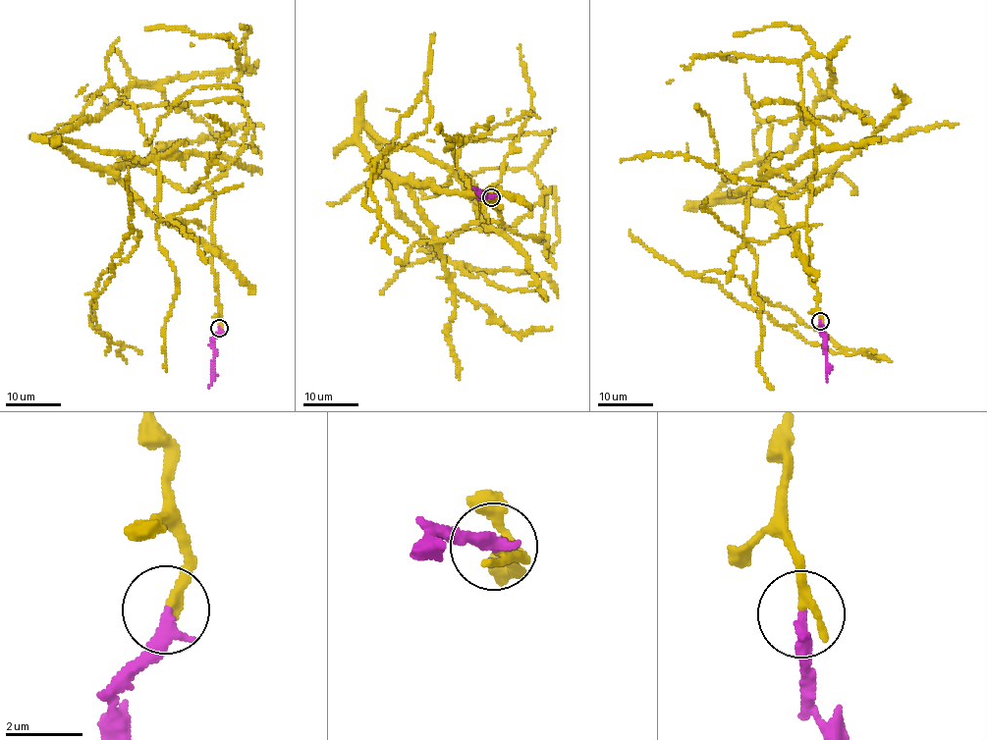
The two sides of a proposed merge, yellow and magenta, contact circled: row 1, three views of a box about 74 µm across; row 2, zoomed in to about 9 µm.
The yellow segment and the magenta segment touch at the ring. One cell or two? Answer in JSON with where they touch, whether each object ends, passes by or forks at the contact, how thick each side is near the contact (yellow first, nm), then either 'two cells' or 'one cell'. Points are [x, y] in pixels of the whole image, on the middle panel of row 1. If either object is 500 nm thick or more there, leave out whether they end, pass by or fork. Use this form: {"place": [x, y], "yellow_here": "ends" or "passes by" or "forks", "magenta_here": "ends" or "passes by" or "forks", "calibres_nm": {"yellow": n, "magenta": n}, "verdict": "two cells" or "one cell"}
{"place": [491, 197], "yellow_here": "passes by", "magenta_here": "ends", "calibres_nm": {"yellow": 200, "magenta": 360}, "verdict": "two cells"}

